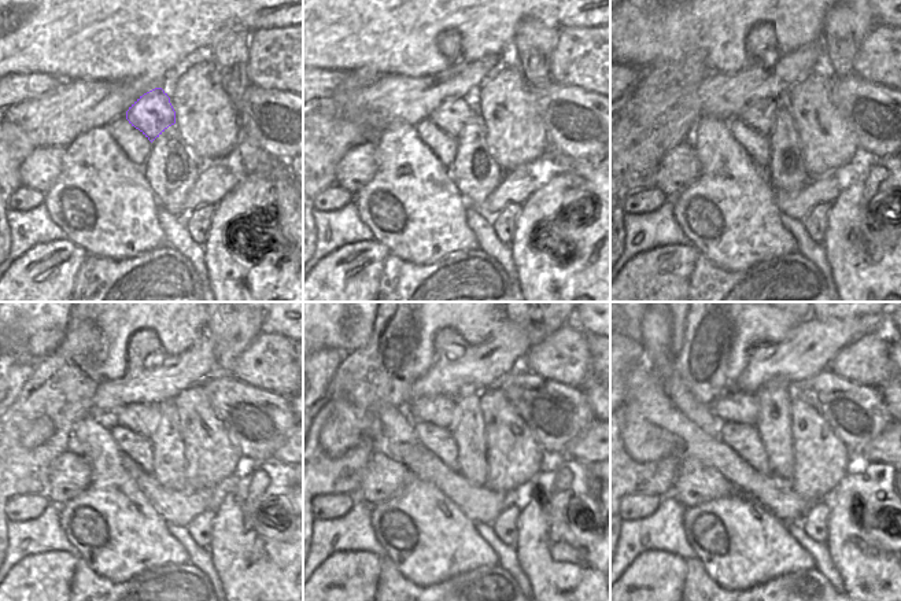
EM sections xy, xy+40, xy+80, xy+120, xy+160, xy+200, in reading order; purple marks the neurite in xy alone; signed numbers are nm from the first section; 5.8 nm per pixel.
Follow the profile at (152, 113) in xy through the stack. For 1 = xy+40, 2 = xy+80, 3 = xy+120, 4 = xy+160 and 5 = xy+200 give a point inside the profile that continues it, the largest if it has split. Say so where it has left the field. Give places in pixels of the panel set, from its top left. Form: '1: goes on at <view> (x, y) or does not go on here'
1: goes on at xy+40 (451, 115)
2: goes on at xy+80 (760, 114)
3: goes on at xy+120 (143, 419)
4: goes on at xy+160 (440, 410)
5: goes on at xy+200 (734, 406)

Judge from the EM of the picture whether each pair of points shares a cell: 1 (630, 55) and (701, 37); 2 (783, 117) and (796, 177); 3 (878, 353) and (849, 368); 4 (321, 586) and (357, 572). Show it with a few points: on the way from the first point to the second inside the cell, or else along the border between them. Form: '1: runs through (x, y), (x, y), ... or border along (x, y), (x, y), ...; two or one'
1: runs through (647, 37), (683, 37); one
2: runs through (783, 133), (782, 166); one
3: runs through (871, 354), (864, 361), (856, 362); one
4: runs through (329, 583), (346, 582), (349, 579); one

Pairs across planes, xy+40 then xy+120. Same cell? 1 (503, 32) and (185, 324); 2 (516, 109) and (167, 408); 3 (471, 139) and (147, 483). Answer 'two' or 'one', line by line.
1: one
2: two
3: two

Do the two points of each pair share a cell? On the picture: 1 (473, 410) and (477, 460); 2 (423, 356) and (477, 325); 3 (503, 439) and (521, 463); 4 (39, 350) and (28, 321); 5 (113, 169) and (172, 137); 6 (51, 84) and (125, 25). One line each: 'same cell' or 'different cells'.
1: same cell
2: same cell
3: same cell
4: different cells
5: different cells
6: different cells

